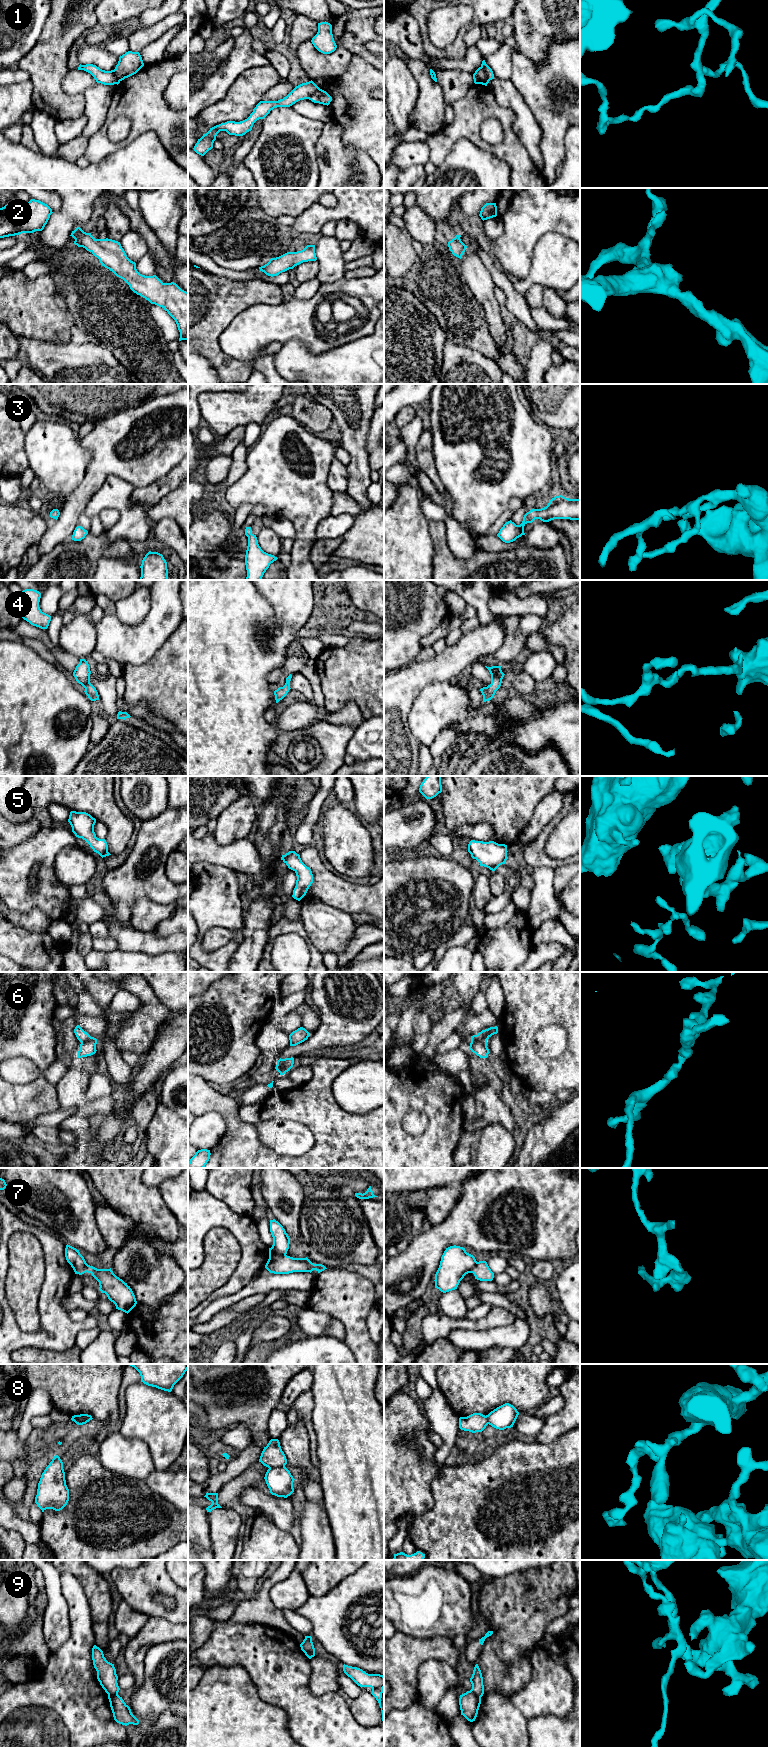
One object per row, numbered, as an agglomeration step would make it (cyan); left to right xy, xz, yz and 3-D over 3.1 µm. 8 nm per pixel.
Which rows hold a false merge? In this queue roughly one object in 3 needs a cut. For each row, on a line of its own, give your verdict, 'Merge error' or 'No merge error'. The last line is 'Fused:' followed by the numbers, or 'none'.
1: Merge error
2: No merge error
3: No merge error
4: No merge error
5: No merge error
6: Merge error
7: Merge error
8: Merge error
9: Merge error
Fused: 1, 6, 7, 8, 9

